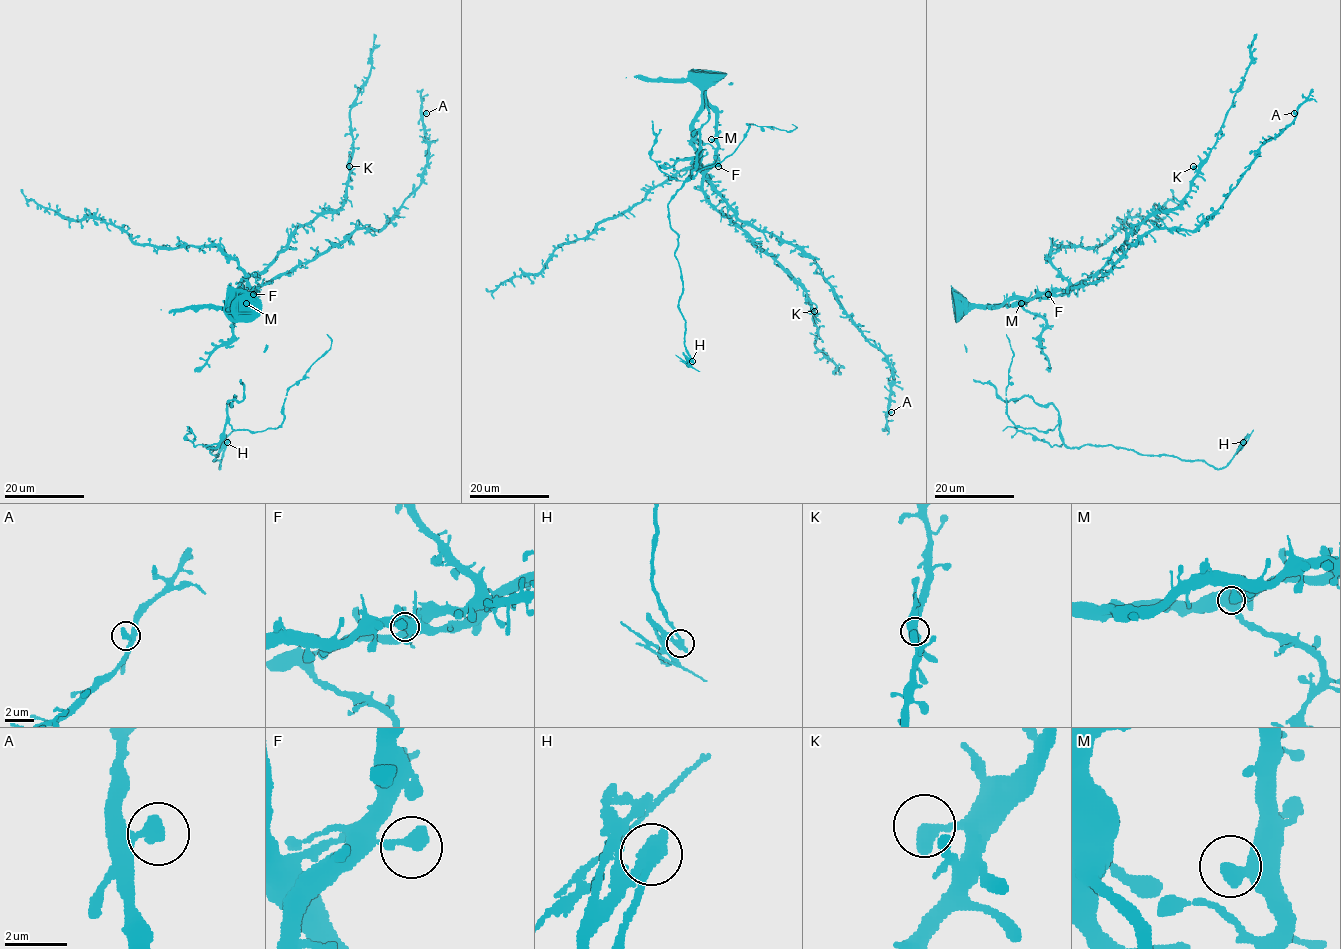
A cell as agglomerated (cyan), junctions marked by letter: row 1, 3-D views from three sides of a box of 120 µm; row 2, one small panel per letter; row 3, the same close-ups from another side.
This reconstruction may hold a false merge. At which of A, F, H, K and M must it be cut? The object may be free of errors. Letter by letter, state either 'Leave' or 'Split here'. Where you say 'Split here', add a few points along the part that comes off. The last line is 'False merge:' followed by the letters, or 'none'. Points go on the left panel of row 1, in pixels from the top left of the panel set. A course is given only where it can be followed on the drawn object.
A: Leave
F: Leave
H: Split here. Course of the part to remove: (227, 442), (224, 439), (211, 454)
K: Leave
M: Leave
False merge: H

